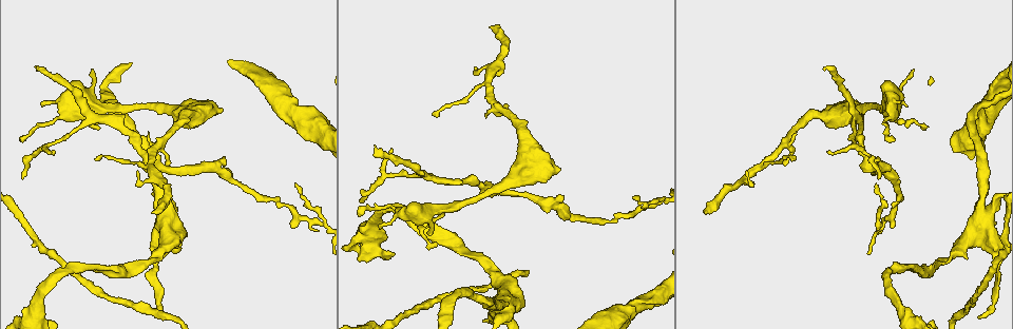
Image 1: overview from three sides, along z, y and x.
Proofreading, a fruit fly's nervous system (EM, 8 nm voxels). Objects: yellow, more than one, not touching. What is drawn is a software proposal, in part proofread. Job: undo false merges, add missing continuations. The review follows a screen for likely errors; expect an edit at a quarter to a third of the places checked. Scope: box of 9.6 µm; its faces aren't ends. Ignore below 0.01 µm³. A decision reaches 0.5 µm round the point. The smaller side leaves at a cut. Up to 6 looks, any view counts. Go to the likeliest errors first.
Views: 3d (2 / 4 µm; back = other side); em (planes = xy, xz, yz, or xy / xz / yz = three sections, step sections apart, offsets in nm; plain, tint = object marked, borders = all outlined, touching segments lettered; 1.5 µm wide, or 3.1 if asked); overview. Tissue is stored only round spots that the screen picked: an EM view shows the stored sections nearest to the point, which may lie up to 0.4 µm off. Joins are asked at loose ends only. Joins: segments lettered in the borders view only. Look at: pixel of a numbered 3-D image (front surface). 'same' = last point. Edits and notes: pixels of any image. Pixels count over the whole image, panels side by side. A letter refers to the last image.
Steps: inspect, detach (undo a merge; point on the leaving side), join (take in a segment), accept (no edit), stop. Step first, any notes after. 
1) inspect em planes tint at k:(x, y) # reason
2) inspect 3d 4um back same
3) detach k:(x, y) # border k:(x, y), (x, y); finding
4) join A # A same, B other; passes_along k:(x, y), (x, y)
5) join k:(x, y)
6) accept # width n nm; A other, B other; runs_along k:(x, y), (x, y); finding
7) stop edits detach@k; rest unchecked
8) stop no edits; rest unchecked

inspect em yz step 8 borders at 1:(153, 210)

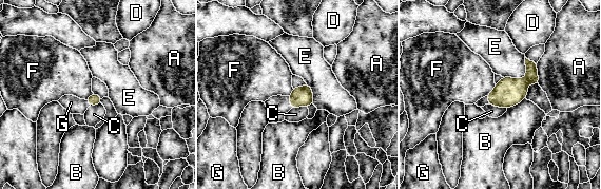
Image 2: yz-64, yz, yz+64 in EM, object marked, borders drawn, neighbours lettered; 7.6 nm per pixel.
join G # longest_contact E 240 nm; A other, B other, C other, D other, E other, F other, G same; it goes on there

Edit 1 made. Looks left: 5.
inspect em planes borders at 1:(374, 144) # tapers out

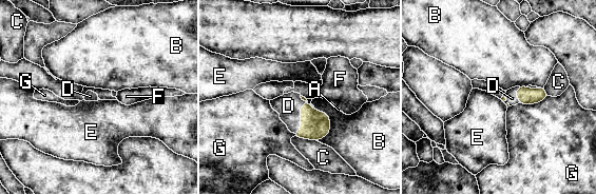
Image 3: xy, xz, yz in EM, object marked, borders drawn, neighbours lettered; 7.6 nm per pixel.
join D # longest_contact D 300 nm; A other, B other, C other, D same, E other, F other, G other; it goes on there

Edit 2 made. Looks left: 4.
inspect overview

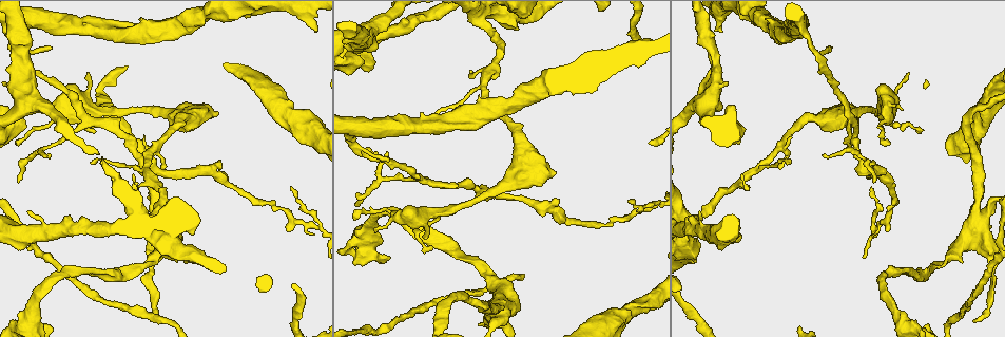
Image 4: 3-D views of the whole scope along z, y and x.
inspect em planes borders at 4:(356, 205) # tapers out

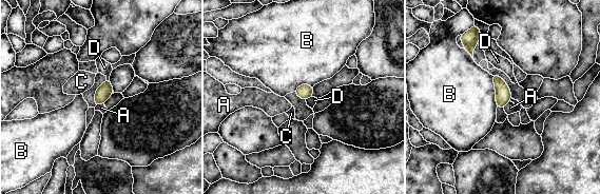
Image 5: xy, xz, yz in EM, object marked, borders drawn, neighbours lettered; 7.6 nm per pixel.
accept # width 110 nm; A other, B other, C other, D other; border 5:(311, 96), (306, 100); no lettered segment goes on from it

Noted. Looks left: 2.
stop edits join@2, join@3; rest unchecked

